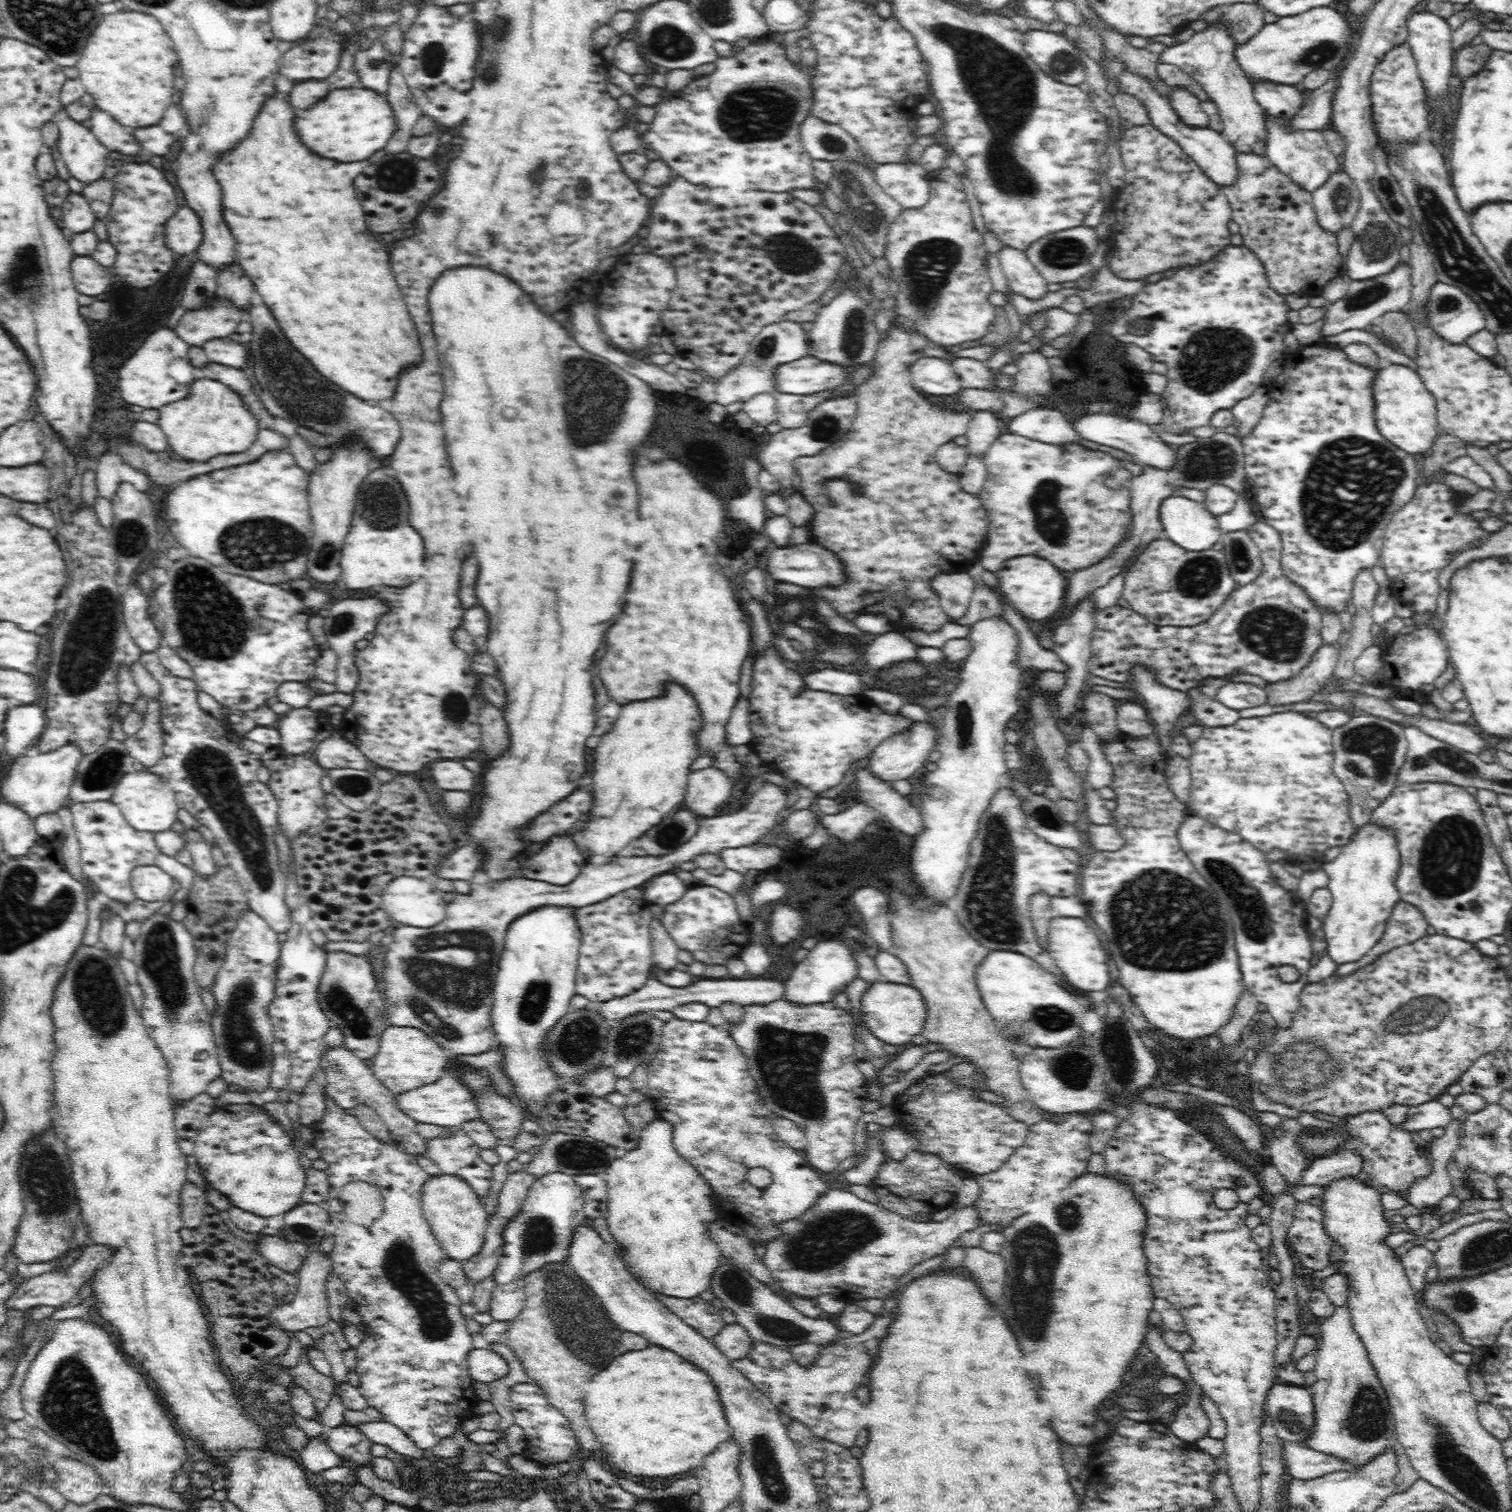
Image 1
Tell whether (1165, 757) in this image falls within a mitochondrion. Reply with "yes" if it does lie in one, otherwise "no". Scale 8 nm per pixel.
no

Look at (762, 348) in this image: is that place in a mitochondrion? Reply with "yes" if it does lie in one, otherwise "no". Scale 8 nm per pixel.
yes

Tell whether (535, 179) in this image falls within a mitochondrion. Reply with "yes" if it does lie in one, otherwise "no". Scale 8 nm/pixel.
yes

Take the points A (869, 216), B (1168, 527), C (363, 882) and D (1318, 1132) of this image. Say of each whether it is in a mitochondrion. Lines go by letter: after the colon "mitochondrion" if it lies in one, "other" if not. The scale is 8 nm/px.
A: mitochondrion
B: other
C: other
D: mitochondrion

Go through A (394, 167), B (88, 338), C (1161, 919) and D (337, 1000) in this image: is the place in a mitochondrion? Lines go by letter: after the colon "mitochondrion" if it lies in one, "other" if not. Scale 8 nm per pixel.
A: mitochondrion
B: other
C: mitochondrion
D: mitochondrion

